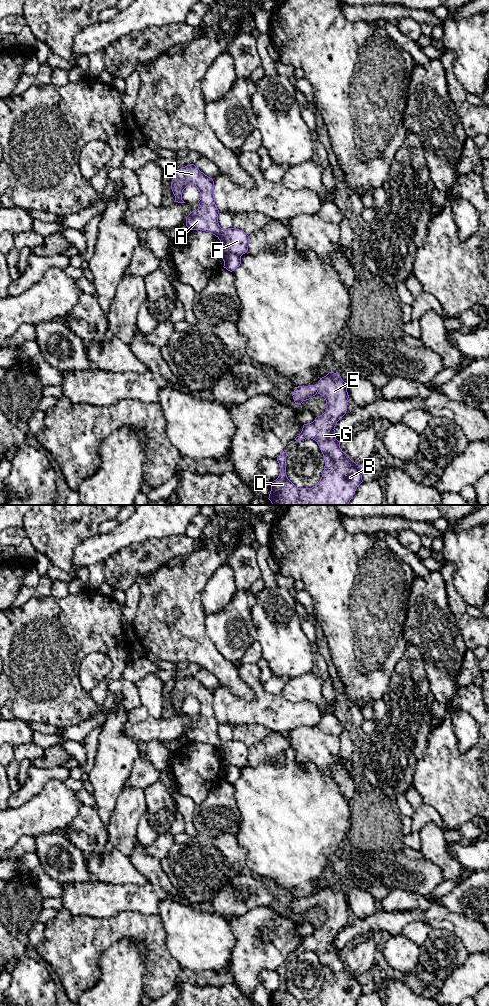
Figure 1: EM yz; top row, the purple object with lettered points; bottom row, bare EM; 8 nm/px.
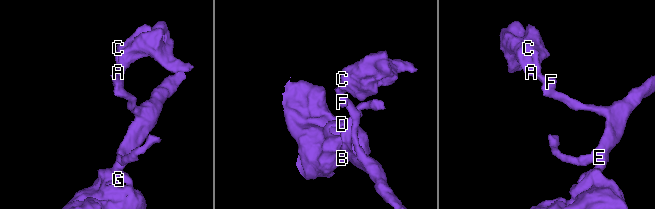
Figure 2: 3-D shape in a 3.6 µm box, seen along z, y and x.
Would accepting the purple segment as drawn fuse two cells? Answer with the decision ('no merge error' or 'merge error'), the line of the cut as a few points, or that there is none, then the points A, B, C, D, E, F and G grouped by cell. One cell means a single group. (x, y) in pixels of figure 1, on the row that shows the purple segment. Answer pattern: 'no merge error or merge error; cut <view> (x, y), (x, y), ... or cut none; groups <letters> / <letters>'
merge error; cut yz (223, 248), (240, 257); groups A C F / B D E G

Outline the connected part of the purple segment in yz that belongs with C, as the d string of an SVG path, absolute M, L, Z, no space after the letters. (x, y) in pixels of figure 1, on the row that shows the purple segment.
M194 164L180 168L171 182L175 202L182 200L183 190L187 186L196 186L200 192L200 208L186 217L186 226L191 230L202 230L215 235L226 252L242 256L248 251L249 236L236 228L223 229L218 223L219 210L215 204L214 181L201 172Z

